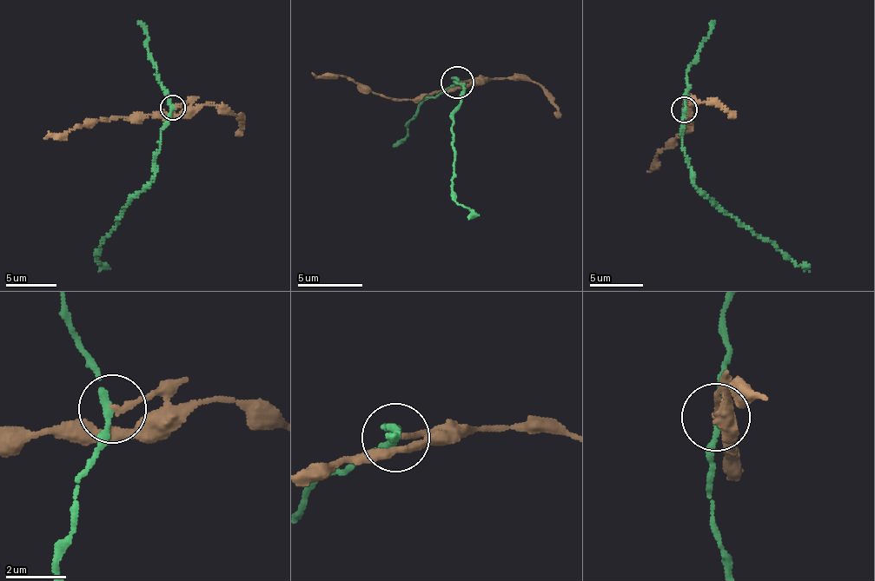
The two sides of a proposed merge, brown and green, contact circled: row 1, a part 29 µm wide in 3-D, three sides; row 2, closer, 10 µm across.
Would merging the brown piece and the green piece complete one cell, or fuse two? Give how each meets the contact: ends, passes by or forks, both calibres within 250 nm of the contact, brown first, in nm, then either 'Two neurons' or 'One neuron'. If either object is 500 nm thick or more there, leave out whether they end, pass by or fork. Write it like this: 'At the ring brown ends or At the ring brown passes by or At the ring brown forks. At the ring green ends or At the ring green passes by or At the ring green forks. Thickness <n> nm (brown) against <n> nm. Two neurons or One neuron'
At the ring brown ends. At the ring green passes by. Thickness 170 nm (brown) against 200 nm. Two neurons

